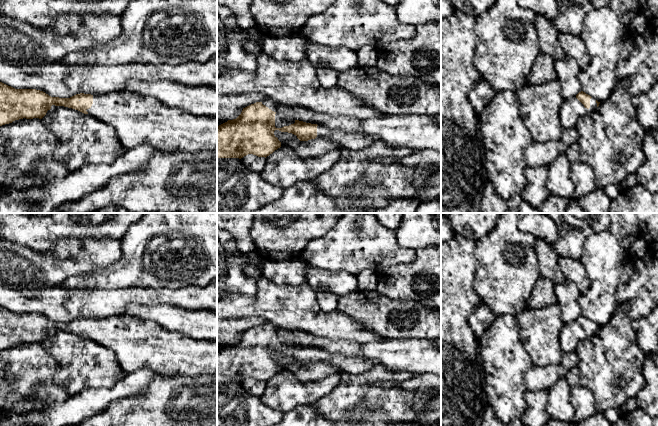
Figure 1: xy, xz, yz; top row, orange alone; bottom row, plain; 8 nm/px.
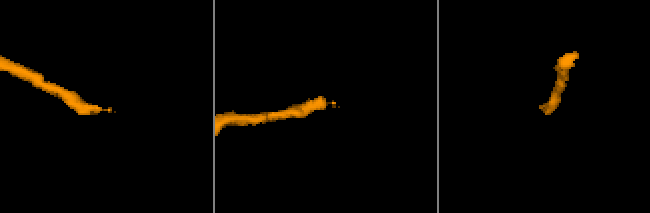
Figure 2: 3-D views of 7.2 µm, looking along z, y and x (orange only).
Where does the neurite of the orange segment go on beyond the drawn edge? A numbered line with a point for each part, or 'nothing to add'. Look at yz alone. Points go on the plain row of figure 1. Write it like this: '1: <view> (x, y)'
1: yz (571, 334)

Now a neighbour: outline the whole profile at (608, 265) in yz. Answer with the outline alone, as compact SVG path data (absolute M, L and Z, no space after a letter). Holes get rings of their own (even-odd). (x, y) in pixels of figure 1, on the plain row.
M605 230L599 233L590 233L587 236L580 260L590 279L590 287L586 292L579 295L578 304L583 316L600 327L604 326L611 319L619 305L617 289L630 280L635 258L622 247L610 230Z

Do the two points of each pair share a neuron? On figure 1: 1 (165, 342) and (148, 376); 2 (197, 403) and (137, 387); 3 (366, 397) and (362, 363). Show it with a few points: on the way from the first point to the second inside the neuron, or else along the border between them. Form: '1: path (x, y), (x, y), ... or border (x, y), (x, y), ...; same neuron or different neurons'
1: border (128, 372), (152, 369), (158, 374); different neurons
2: border (157, 374), (145, 391), (125, 398); different neurons
3: border (375, 364), (363, 372), (343, 372); different neurons

